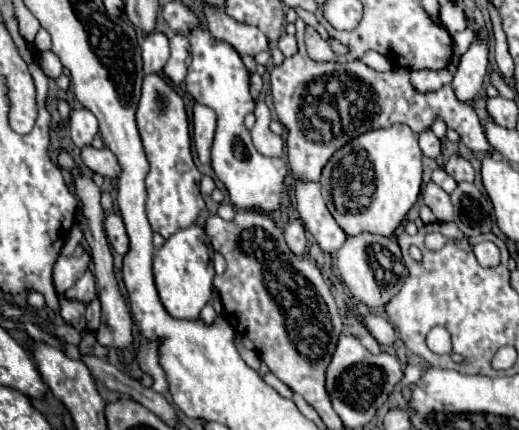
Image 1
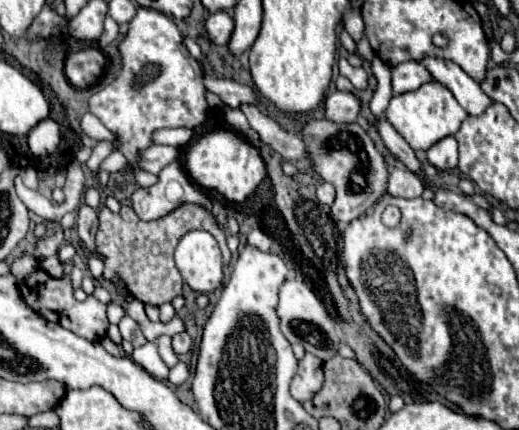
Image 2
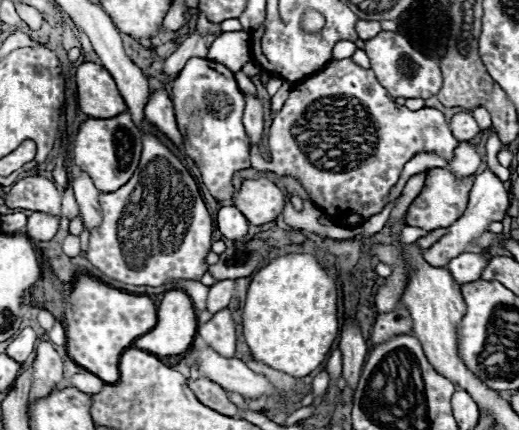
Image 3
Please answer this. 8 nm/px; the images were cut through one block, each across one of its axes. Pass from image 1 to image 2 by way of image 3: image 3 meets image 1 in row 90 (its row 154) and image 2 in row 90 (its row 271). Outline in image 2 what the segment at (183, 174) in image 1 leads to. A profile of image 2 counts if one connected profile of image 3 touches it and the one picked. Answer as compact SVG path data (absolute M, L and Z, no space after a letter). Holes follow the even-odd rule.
M136 8L136 16L128 22L128 32L118 42L122 58L120 72L110 84L104 84L90 96L88 106L102 124L116 134L120 152L128 160L130 172L138 172L140 154L154 146L152 134L160 128L196 128L206 120L208 102L202 64L196 62L182 42L182 34L174 20L158 10Z

